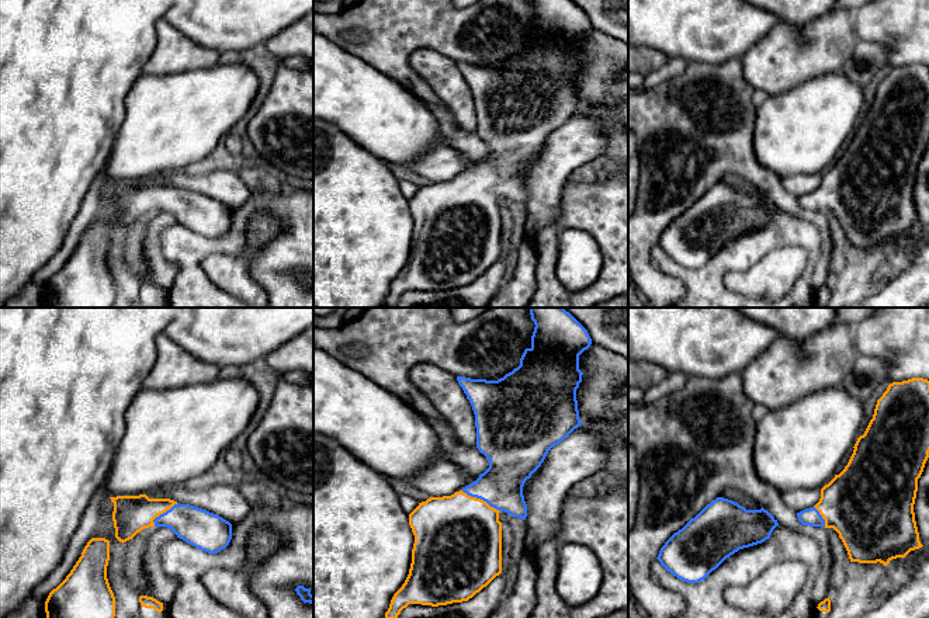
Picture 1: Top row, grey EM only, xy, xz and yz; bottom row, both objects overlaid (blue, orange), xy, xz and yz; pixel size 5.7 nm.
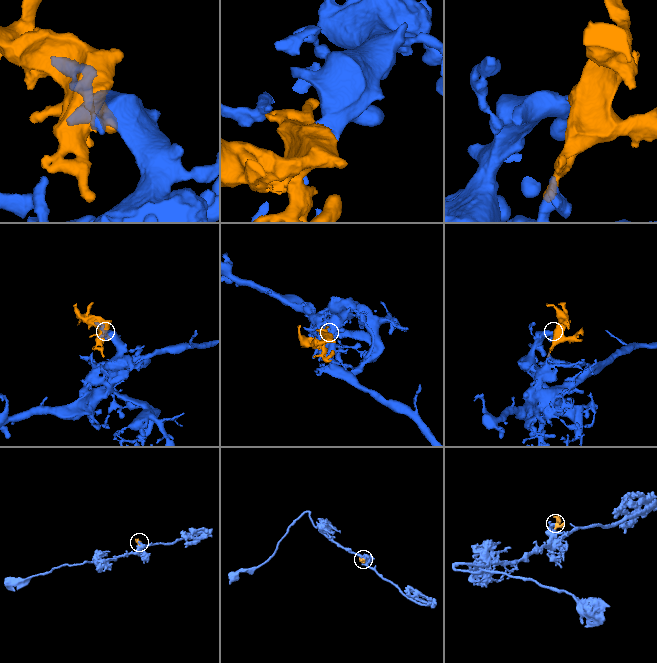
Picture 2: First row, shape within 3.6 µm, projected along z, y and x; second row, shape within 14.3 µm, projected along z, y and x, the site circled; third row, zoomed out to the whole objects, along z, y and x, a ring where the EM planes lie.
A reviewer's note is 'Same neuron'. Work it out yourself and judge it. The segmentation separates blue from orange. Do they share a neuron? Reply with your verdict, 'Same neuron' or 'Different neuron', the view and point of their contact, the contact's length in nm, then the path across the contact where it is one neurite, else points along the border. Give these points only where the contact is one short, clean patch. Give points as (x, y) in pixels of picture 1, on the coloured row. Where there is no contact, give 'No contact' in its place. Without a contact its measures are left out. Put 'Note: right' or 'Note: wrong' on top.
Note: right
Same neuron. Touches blue at xz (481, 499). Shared border 260 nm. Path across: xz (501, 485), (481, 499), (460, 537)

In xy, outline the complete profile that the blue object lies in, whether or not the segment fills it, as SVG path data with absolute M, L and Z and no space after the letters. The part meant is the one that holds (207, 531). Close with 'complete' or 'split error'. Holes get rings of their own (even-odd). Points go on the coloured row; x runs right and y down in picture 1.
M146 494L110 499L114 503L112 521L115 538L122 544L149 527L167 527L177 538L208 553L221 552L232 539L232 524L207 510L190 504L180 504L170 499L149 499Z; split error

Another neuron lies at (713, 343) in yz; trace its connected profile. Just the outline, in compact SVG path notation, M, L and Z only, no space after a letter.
M628 308L628 361L652 362L686 376L721 379L734 372L741 374L780 337L776 329L749 319L735 308Z

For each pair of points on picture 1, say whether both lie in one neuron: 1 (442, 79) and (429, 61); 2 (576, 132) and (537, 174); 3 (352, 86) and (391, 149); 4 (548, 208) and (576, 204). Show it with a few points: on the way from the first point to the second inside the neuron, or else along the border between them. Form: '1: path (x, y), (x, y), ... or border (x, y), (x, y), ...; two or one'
1: path (442, 75), (432, 65); one
2: path (569, 142), (547, 165); one
3: path (364, 101), (391, 128), (391, 134); one
4: border (567, 179), (562, 187), (560, 215), (537, 232); two

